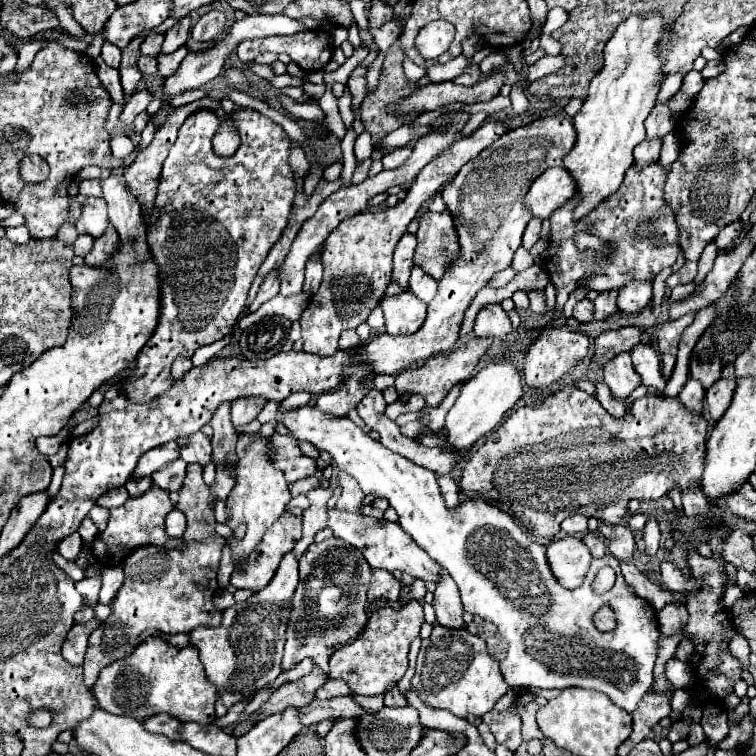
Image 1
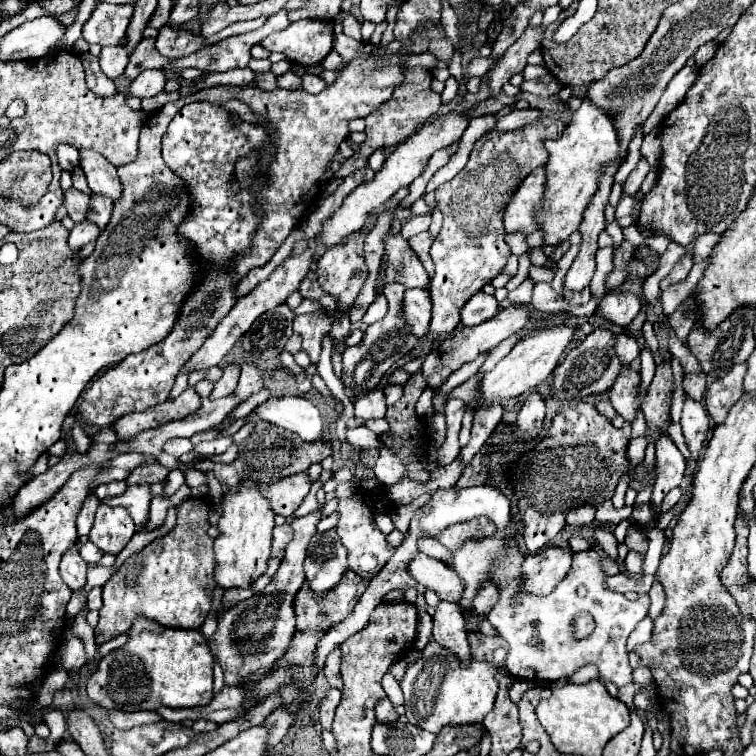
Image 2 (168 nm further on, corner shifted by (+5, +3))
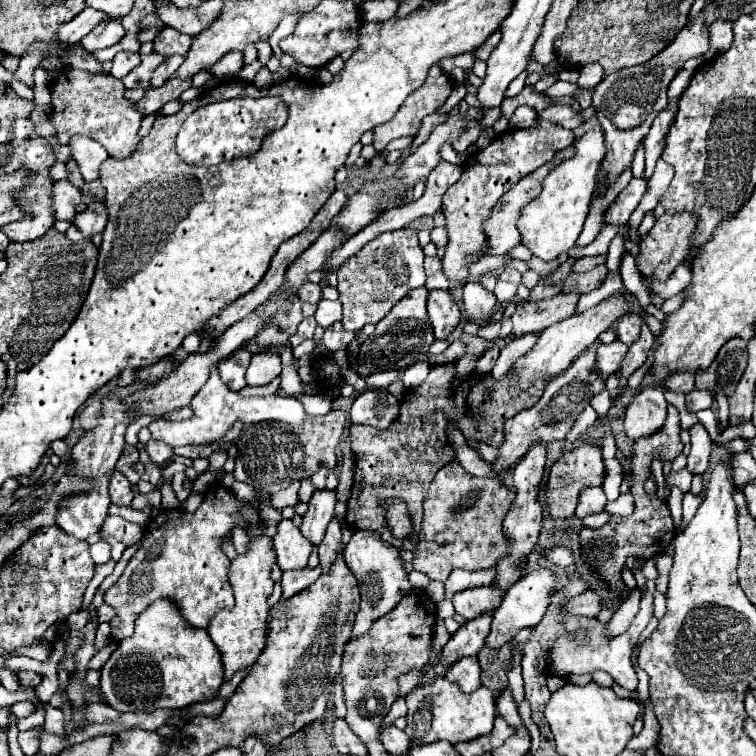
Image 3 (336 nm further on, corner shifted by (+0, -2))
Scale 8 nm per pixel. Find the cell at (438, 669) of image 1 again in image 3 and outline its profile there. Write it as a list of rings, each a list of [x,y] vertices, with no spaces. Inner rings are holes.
[[[435,676],[433,682],[421,686],[419,690],[411,690],[405,696],[405,702],[409,706],[405,734],[409,736],[411,742],[423,742],[423,744],[435,740],[447,740],[451,744],[459,744],[479,736],[487,736],[491,734],[493,720],[497,716],[493,690],[489,690],[487,686],[479,686],[475,692],[465,694],[457,684],[449,682],[445,676]]]

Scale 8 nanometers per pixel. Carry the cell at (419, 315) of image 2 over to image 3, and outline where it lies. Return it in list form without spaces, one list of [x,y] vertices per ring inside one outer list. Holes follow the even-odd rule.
[[[431,290],[427,296],[427,314],[437,340],[445,340],[459,322],[459,308],[445,290]]]

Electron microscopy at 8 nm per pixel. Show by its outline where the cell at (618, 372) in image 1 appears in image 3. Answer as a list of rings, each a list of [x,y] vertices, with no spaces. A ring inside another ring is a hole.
[[[641,388],[633,394],[631,402],[625,408],[625,434],[631,440],[639,436],[651,436],[659,426],[663,426],[663,418],[667,414],[667,400],[663,398],[661,388]]]

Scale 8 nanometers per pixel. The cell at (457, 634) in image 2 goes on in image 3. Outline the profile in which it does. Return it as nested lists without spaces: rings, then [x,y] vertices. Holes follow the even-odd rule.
[[[465,656],[465,658],[459,658],[453,666],[447,668],[445,678],[459,684],[463,692],[471,692],[471,690],[477,690],[481,686],[479,674],[481,674],[481,668],[479,668],[477,658]]]

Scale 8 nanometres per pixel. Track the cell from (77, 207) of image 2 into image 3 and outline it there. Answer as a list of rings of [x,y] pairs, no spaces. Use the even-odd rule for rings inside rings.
[[[57,180],[53,190],[55,218],[73,222],[77,216],[77,204],[81,204],[81,192],[69,180]]]

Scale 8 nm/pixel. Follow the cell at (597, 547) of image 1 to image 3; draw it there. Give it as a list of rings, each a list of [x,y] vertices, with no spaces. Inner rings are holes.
[[[553,546],[553,548],[545,550],[545,552],[539,548],[539,552],[545,554],[549,558],[549,562],[553,562],[557,566],[565,566],[567,568],[567,566],[575,564],[575,554],[569,548],[565,548],[565,546]]]

